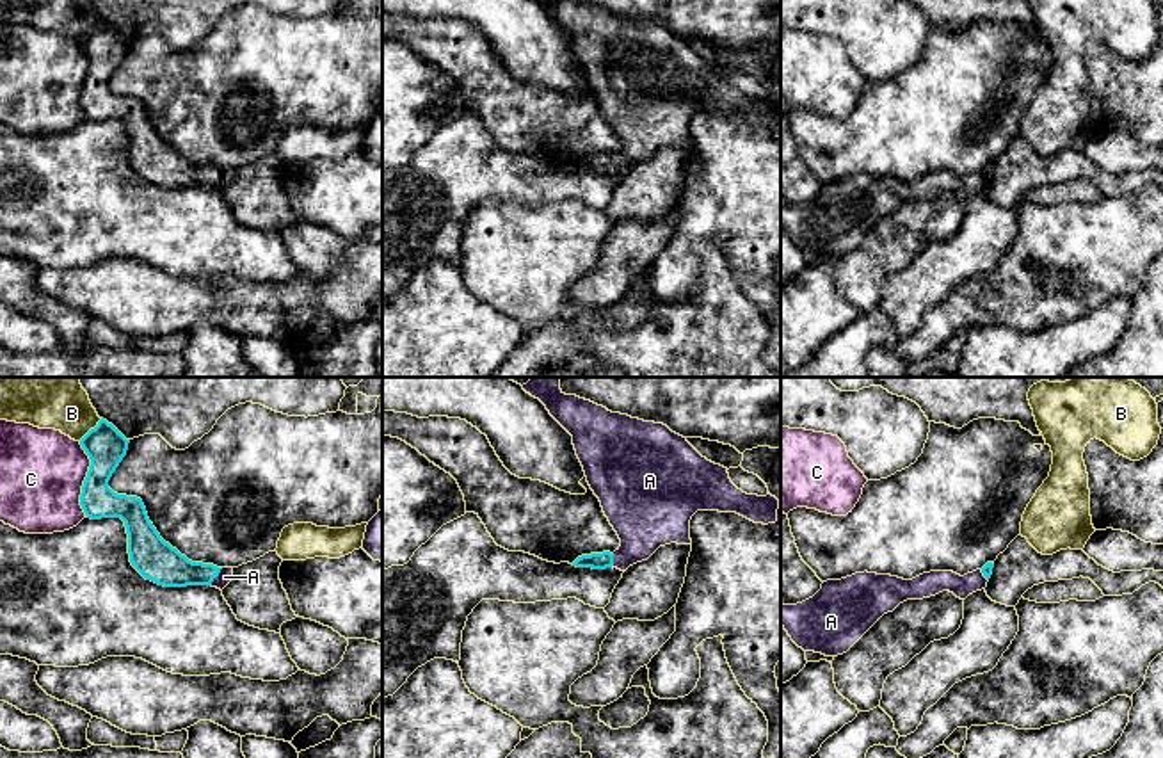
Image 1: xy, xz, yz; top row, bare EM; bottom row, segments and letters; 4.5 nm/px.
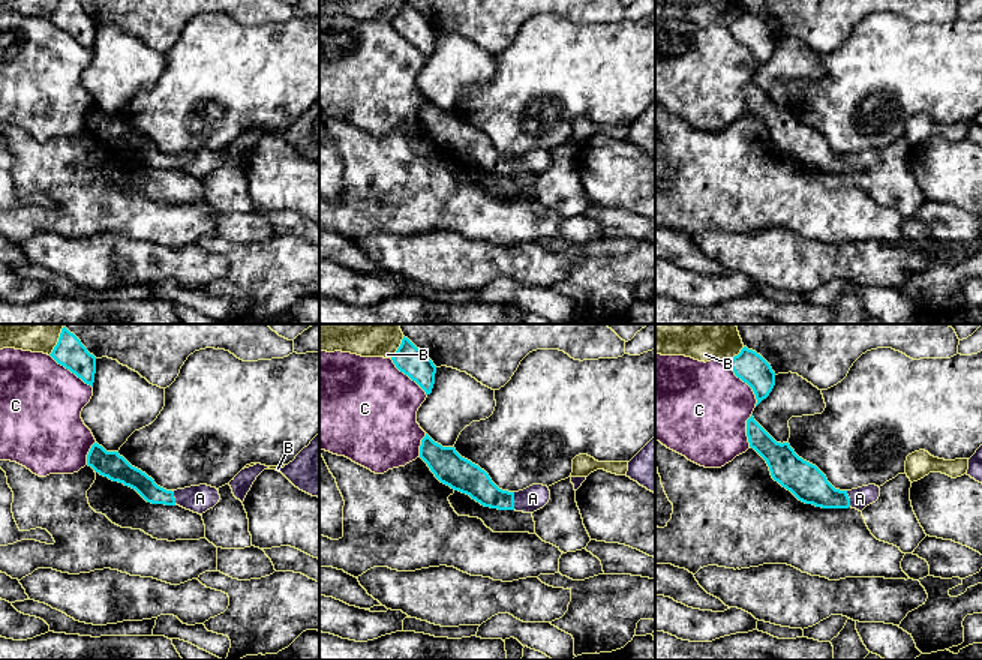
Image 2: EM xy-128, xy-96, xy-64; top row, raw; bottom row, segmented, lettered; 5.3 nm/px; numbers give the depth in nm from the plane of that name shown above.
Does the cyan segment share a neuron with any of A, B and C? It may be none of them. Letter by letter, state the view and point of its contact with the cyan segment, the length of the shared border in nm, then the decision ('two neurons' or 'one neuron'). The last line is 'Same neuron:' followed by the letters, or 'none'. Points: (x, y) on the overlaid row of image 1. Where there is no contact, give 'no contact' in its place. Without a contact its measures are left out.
A: xy (216, 575) | 100 nm | one neuron
B: xy (91, 429) | 150 nm | two neurons
C: xy (86, 479) | 340 nm | two neurons
Same neuron: A

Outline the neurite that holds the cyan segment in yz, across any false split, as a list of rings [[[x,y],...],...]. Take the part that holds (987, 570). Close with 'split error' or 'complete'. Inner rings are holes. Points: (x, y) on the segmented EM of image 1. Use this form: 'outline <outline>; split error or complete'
outline [[[992,562],[964,577],[930,571],[912,580],[891,575],[855,573],[827,580],[809,600],[781,605],[781,625],[804,651],[838,657],[846,653],[884,614],[907,600],[923,600],[942,591],[966,600],[987,587]]]; split error

